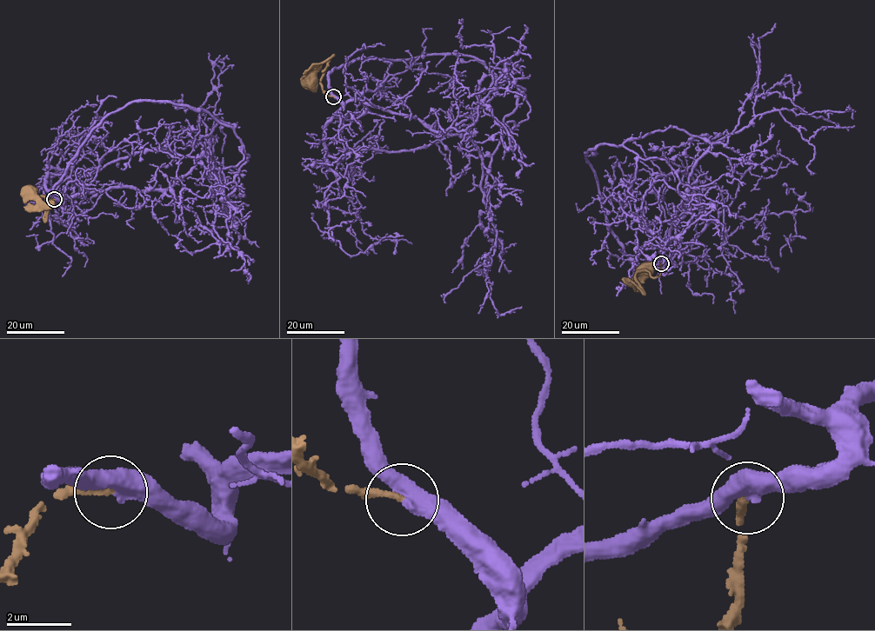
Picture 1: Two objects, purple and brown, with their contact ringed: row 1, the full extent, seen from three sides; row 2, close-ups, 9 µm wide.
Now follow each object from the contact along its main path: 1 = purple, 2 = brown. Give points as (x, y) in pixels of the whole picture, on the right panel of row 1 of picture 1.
1: (661, 263), (638, 269), (624, 254), (585, 151), (605, 142), (664, 159), (677, 191), (712, 208), (676, 239)
2: (661, 263), (656, 277), (648, 271), (636, 274), (643, 292), (630, 282), (641, 269)

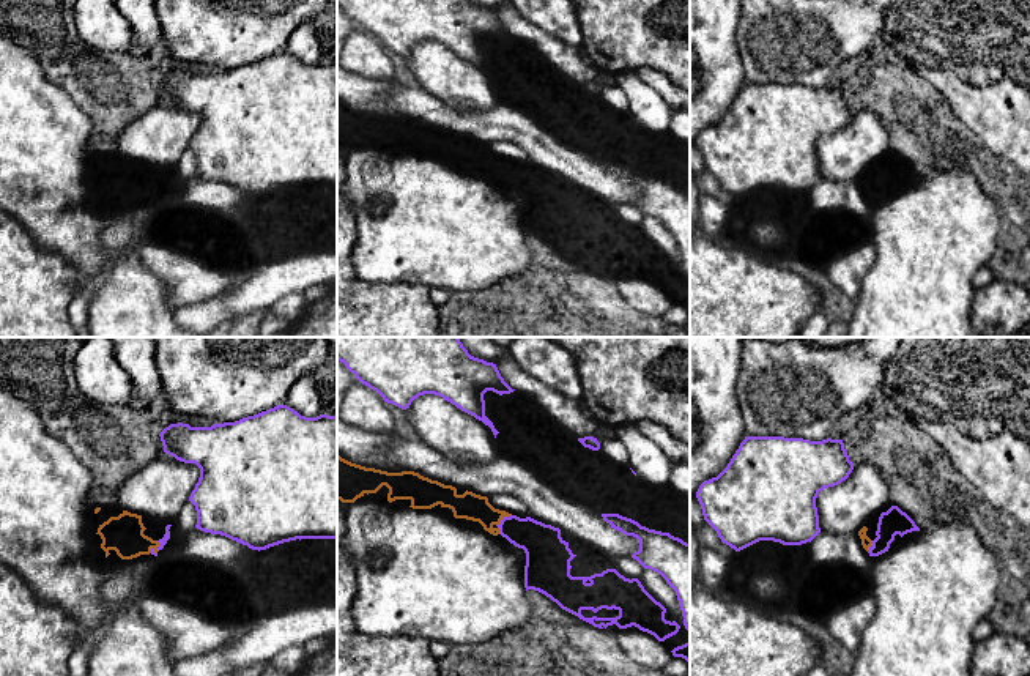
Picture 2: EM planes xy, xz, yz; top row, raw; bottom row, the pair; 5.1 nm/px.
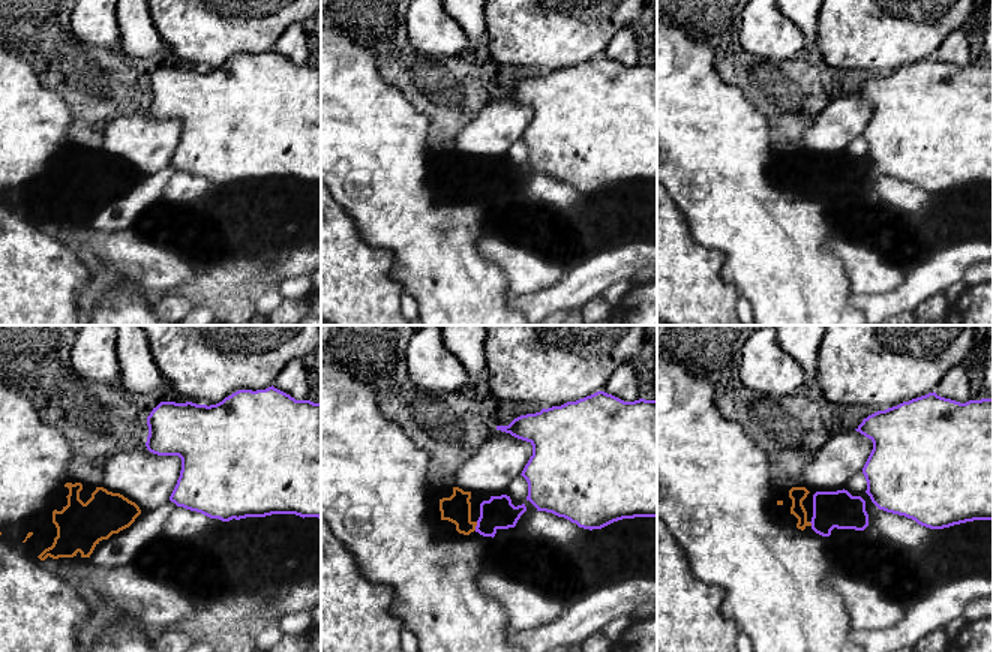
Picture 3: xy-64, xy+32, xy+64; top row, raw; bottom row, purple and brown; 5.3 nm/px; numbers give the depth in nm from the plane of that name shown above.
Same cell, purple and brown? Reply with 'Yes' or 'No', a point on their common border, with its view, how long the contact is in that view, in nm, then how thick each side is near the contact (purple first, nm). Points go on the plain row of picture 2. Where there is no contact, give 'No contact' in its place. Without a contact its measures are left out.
Yes. Touches purple at xz (501, 169). Shared border 120 nm. Thickness 200 nm (purple) against 140 nm

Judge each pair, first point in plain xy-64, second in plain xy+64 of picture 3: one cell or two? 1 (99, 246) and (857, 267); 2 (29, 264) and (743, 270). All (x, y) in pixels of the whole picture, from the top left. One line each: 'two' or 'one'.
1: one
2: two

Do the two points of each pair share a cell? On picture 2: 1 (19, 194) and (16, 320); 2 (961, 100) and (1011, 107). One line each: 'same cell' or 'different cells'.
1: different cells
2: same cell

